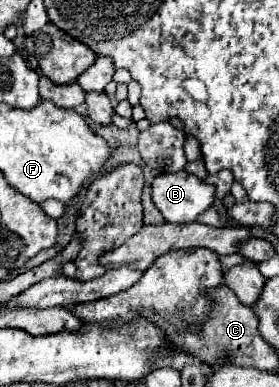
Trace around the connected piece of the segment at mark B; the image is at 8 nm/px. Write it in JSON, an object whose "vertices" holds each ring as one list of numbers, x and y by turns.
{"vertices":[[185,170,173,172,173,174,159,174,153,178,151,186,153,186,151,188,153,204,157,206,157,210,163,214,163,218,167,222,175,222,175,224,195,222,199,214,203,214,207,208,211,208,213,198,215,198,215,190,211,184,201,182,195,174,187,174]]}

